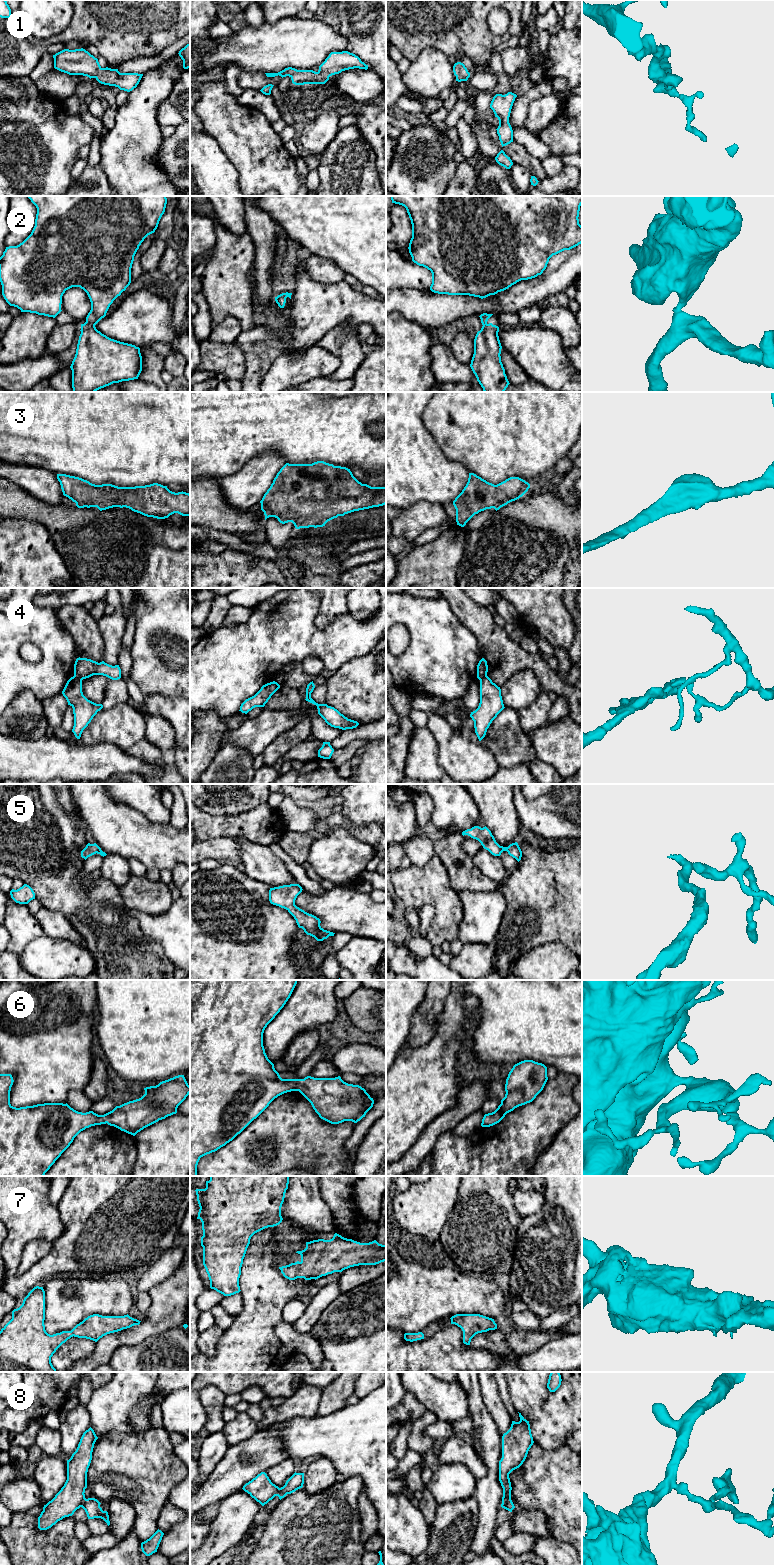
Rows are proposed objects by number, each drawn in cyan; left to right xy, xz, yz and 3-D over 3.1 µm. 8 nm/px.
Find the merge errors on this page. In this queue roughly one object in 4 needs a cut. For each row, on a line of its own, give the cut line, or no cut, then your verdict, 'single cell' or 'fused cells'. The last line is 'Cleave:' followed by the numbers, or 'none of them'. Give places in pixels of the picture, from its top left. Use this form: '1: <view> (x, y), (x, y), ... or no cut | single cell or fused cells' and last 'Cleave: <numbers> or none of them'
1: no cut | single cell
2: no cut | single cell
3: no cut | single cell
4: xy (74, 675), (81, 680) | fused cells
5: no cut | single cell
6: no cut | single cell
7: no cut | single cell
8: yz (510, 1497), (502, 1504) | fused cells
Cleave: 4, 8

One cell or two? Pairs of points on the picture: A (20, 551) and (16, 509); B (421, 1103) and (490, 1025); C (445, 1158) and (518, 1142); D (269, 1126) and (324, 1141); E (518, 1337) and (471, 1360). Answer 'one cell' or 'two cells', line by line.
A: two cells
B: two cells
C: one cell
D: one cell
E: two cells

